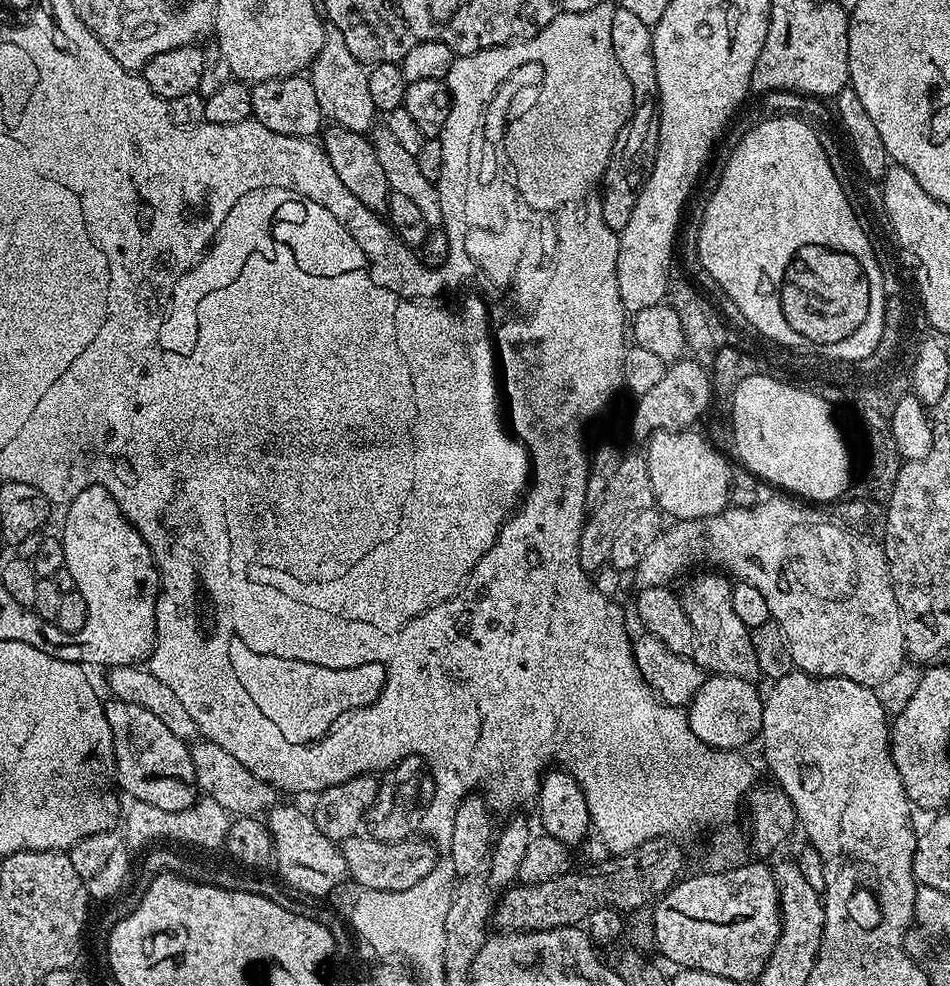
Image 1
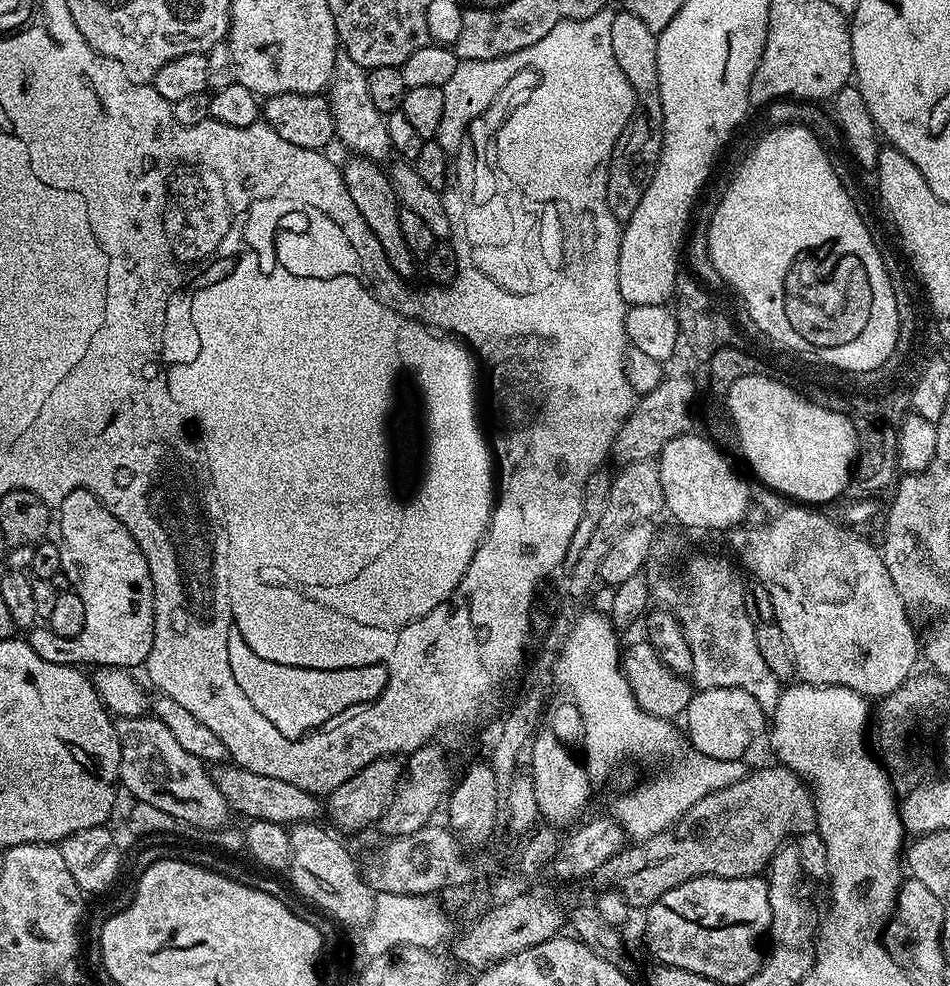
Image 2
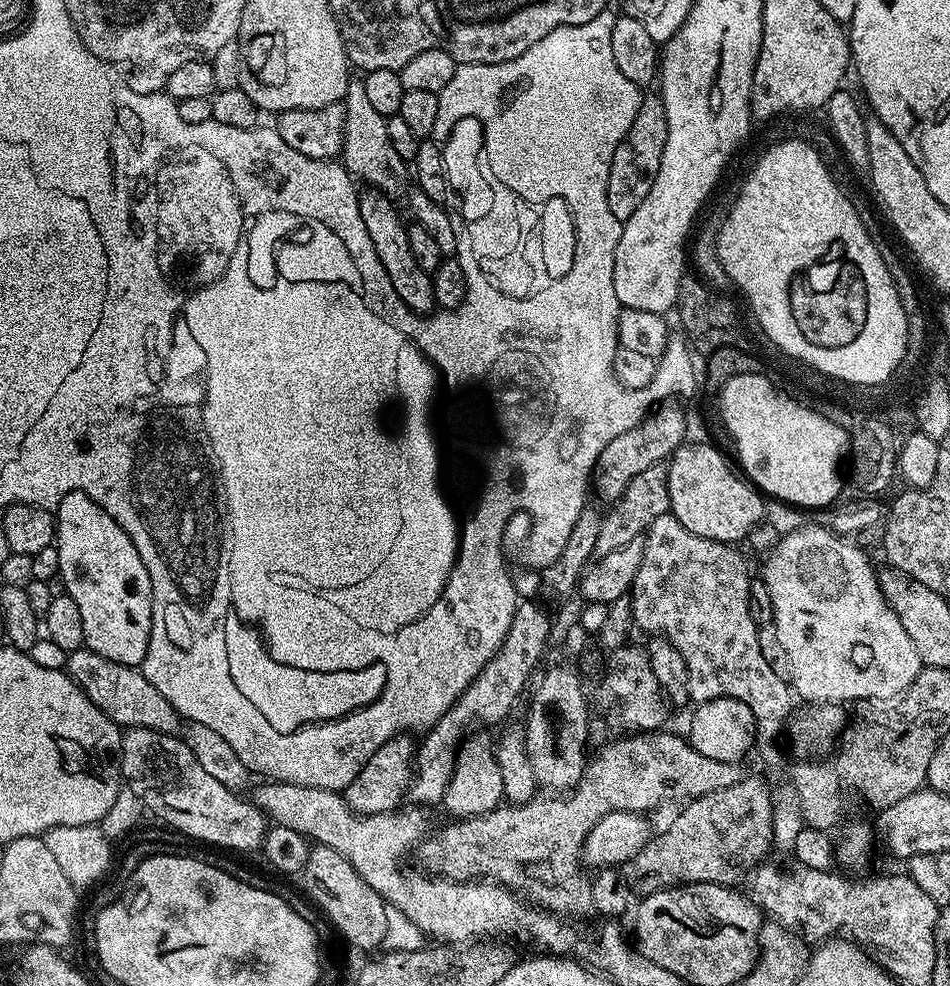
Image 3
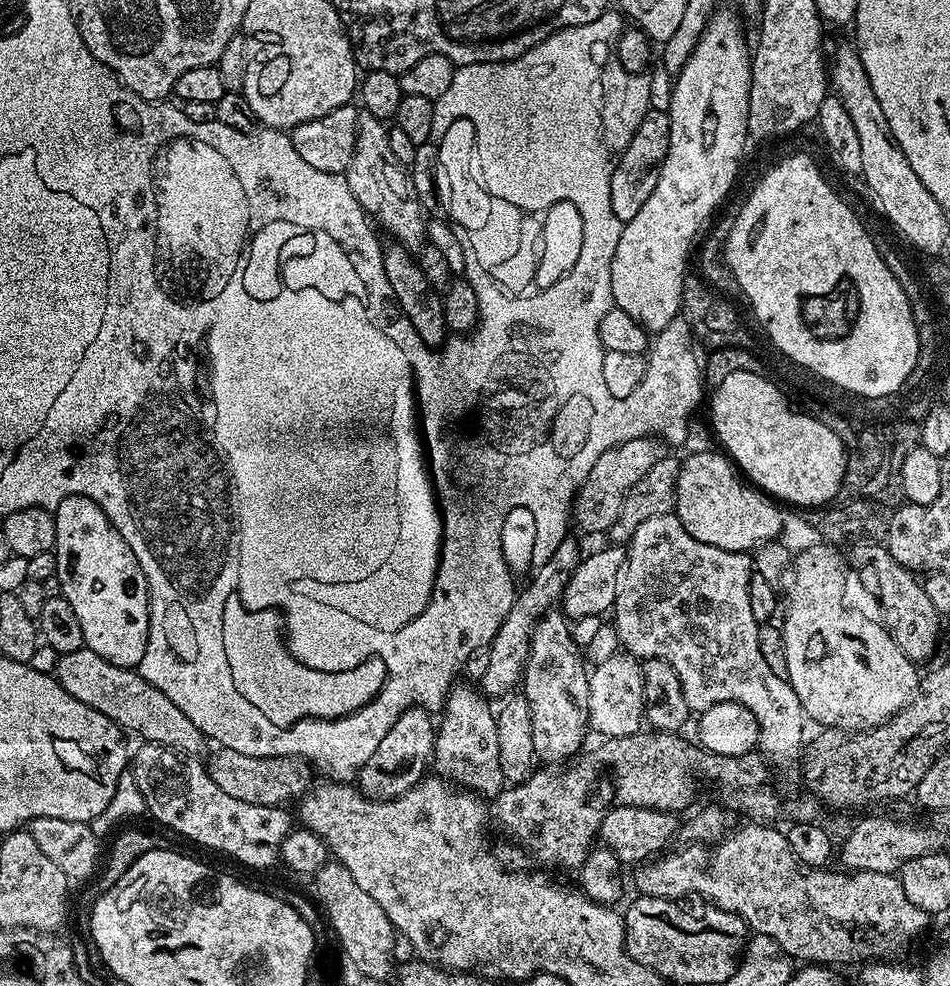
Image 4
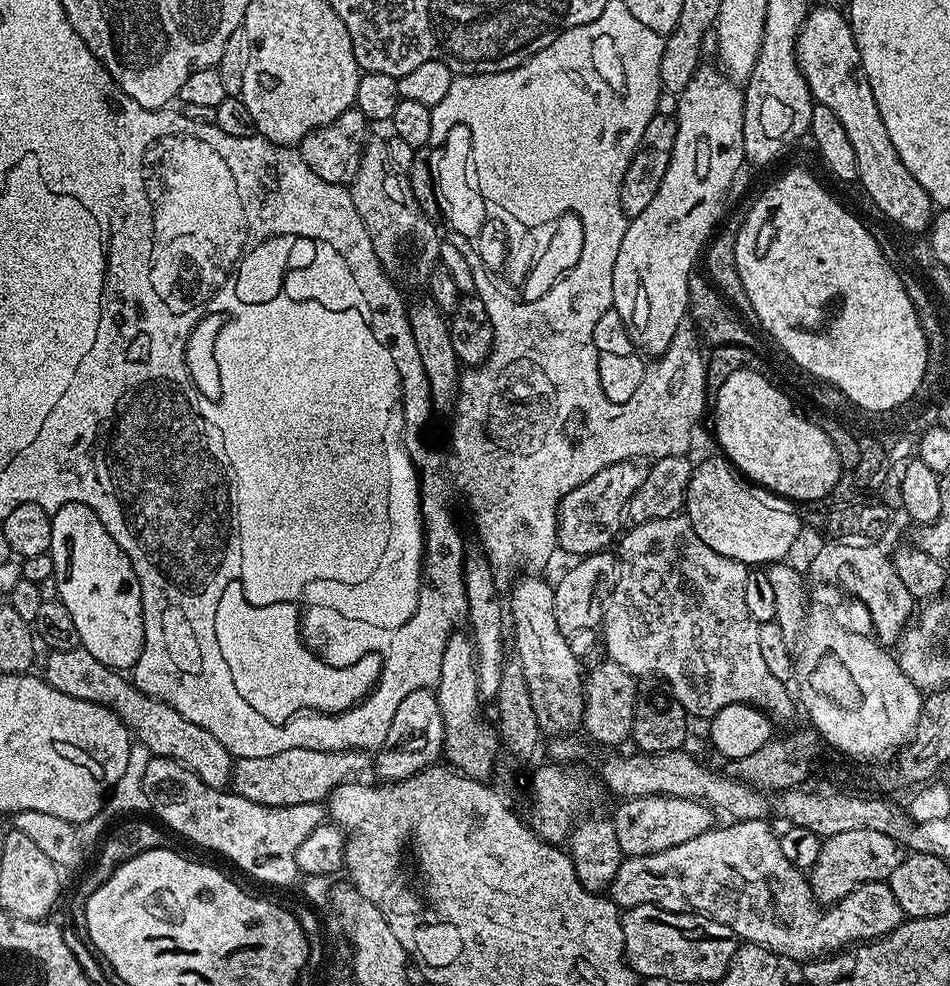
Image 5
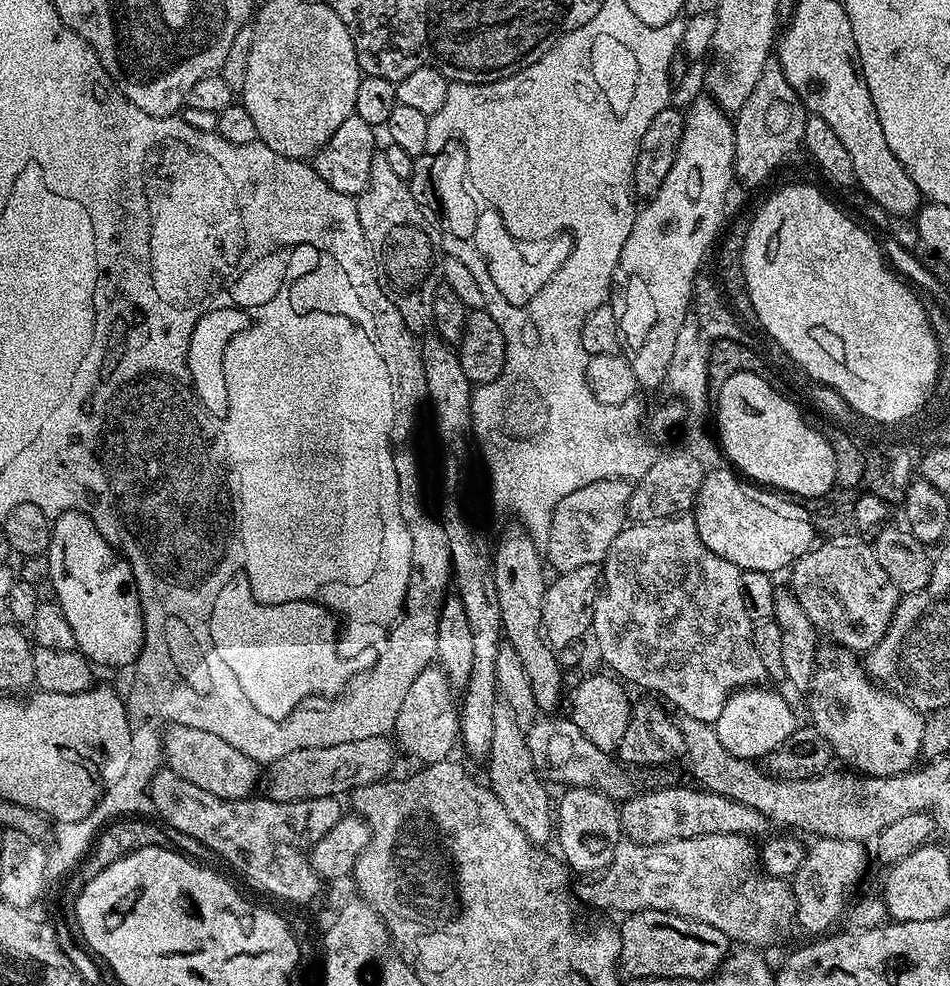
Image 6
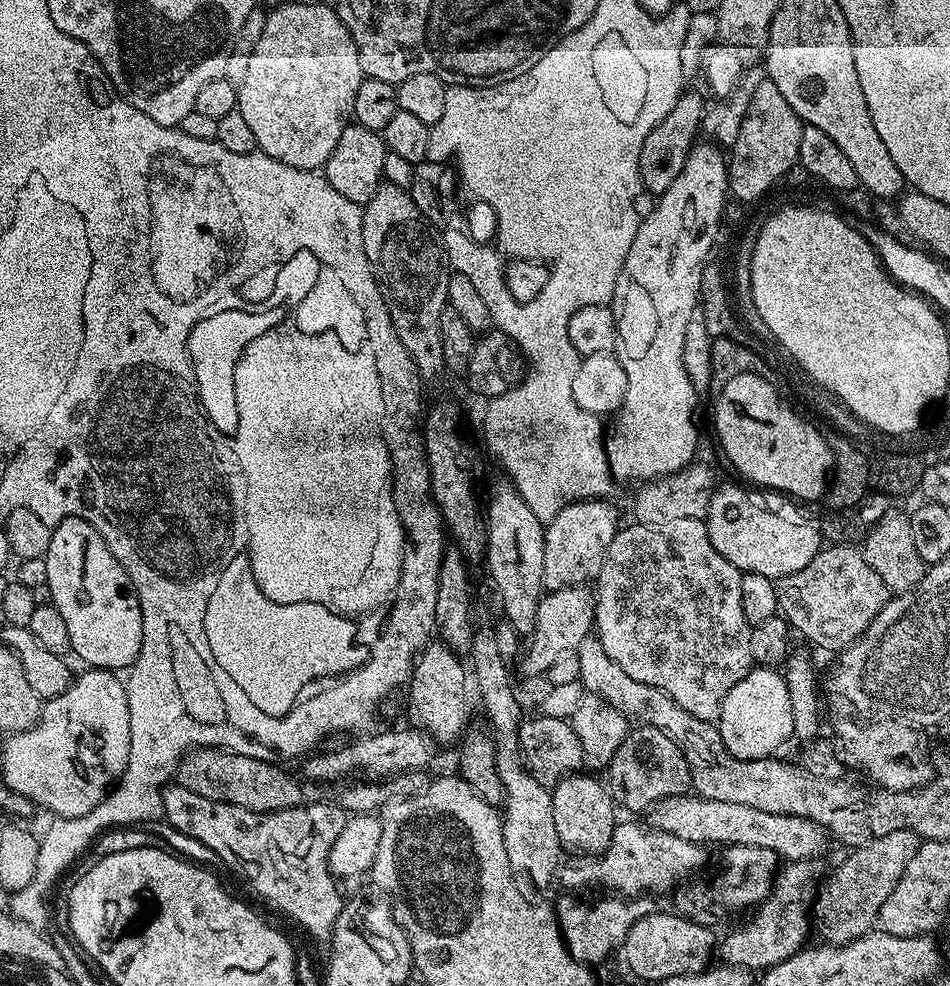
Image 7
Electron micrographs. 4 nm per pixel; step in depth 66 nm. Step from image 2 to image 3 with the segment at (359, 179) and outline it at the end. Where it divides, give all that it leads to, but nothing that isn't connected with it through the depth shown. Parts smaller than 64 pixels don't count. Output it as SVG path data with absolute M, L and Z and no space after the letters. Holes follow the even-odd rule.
M364 190L359 193L362 219L366 222L367 232L370 233L371 241L378 252L378 259L390 278L395 293L412 312L428 314L437 307L432 285L432 276L414 258L410 251L410 238L408 237L408 224L406 220L396 213L396 208L391 199L383 192L377 190Z

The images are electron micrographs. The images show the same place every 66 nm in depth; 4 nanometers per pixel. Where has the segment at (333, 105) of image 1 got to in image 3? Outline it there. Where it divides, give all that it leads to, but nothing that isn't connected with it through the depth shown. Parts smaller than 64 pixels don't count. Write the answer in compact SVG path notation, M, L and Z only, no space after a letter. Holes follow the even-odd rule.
M349 79L348 92L342 103L346 114L344 151L340 156L343 165L353 177L368 183L365 185L374 187L389 198L397 198L406 186L408 164L394 151L388 133L388 121L382 114L378 114L378 110L374 110L374 105L368 101L363 79Z

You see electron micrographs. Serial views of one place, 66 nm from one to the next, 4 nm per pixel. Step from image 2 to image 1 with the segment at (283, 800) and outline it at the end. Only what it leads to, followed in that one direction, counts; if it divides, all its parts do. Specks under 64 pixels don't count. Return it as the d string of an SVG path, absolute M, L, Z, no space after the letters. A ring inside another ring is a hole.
M203 738L197 739L191 745L192 761L194 762L194 774L196 775L196 787L205 797L215 800L218 805L225 808L233 817L251 816L263 817L269 810L278 804L278 789L273 784L262 782L238 758L226 754L222 746Z

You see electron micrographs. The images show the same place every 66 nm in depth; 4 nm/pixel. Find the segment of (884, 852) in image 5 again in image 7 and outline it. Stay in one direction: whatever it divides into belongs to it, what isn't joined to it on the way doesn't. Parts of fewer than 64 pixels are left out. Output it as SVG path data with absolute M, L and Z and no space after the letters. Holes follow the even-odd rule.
M813 858L810 860L794 860L788 863L785 863L783 865L782 871L779 873L779 875L775 878L775 884L772 887L772 892L769 893L767 897L763 900L763 903L759 905L755 909L756 916L752 916L749 918L748 921L745 922L744 925L741 926L741 928L736 928L733 930L732 933L729 934L728 937L724 940L724 945L719 945L718 948L718 956L720 959L720 956L725 965L731 966L733 968L746 968L749 970L757 970L756 968L760 968L759 970L767 970L769 968L773 968L775 964L778 962L782 962L786 958L790 958L792 955L794 955L796 952L800 951L801 948L805 947L809 943L808 940L808 916L810 920L810 909L813 907L814 901L818 895L818 889L821 887L822 884L822 876L820 880L820 863L821 861L819 859Z

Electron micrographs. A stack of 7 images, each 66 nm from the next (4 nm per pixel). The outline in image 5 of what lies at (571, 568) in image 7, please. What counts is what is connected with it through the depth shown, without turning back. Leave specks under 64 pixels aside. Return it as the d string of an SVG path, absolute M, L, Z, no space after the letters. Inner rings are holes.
M623 460L606 466L602 470L598 470L598 474L594 474L586 482L582 482L582 486L574 486L574 490L570 490L570 494L566 494L566 498L562 498L560 508L556 512L556 542L561 553L569 552L572 558L593 556L596 552L605 551L609 547L608 543L612 539L613 543L621 535L626 524L625 516L630 498L638 490L638 486L642 486L648 473L648 468L640 464L643 463L636 460Z

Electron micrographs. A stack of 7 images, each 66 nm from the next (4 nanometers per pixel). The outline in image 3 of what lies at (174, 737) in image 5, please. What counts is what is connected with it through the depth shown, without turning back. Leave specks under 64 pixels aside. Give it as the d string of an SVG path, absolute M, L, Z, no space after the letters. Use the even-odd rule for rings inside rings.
M87 646L79 648L77 652L67 653L66 671L69 678L84 691L86 698L106 714L121 729L149 728L155 732L176 734L181 731L182 717L179 712L154 690L154 686L148 681L139 667L131 664L119 664L110 662L110 658L102 658L102 654L92 652Z

